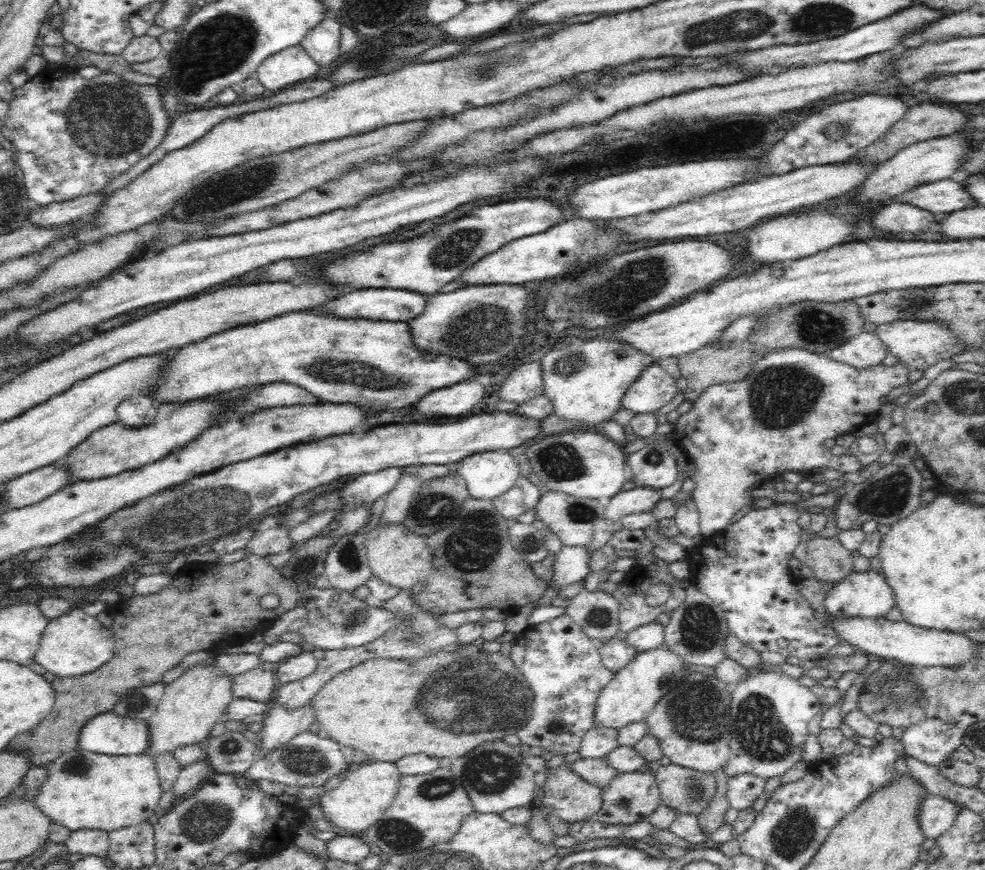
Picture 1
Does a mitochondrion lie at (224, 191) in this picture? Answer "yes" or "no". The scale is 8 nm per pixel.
yes

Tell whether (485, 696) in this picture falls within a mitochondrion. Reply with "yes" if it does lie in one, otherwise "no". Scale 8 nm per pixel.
yes

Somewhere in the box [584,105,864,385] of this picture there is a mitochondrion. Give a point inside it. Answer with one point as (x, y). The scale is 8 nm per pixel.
(815, 327)

